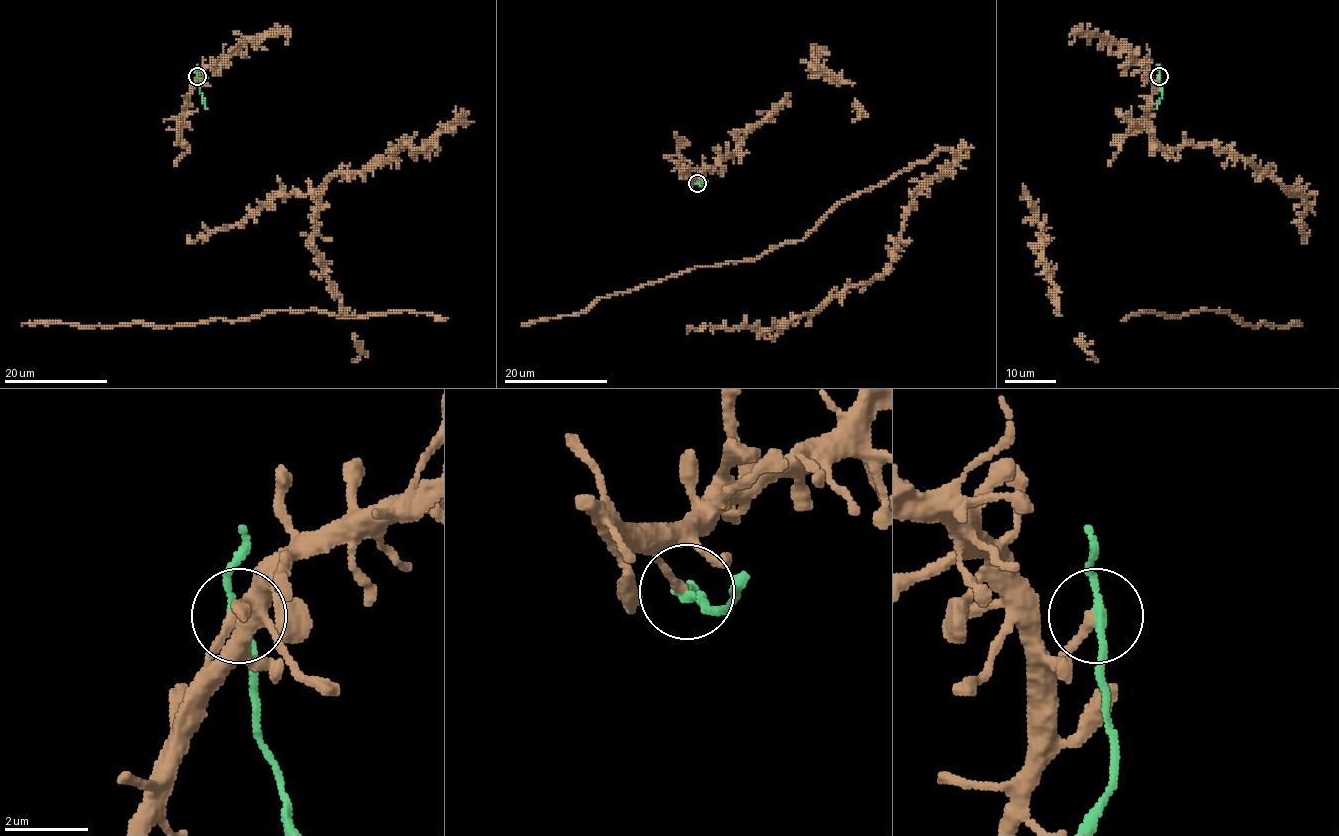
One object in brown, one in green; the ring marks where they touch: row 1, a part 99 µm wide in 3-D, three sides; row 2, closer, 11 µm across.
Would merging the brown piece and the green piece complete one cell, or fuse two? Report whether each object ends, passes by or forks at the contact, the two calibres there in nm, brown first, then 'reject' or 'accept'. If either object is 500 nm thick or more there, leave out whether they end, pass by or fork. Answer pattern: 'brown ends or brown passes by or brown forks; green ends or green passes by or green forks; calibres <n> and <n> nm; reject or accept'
brown ends; green passes by; calibres 220 and 190 nm; reject

